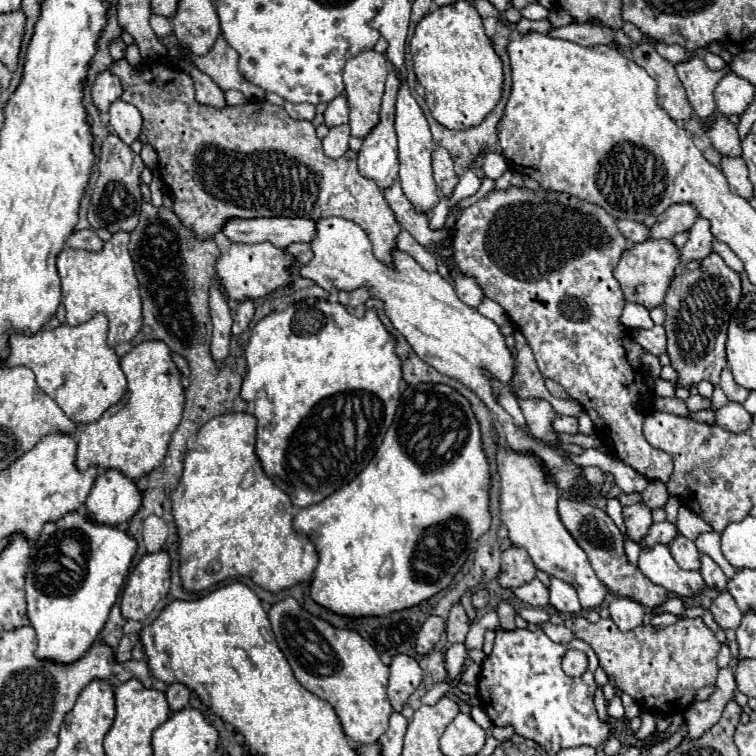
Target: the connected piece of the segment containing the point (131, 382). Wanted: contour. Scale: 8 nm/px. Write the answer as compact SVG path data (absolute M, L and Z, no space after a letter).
M144 341L120 359L128 379L126 405L118 413L106 413L98 421L84 425L78 437L76 469L88 467L116 469L124 477L138 481L156 469L168 449L170 437L182 419L184 387L182 375L170 359L170 351L162 341Z

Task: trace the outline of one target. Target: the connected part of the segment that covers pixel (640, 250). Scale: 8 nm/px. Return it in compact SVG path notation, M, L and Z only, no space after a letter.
M646 239L622 253L622 259L620 259L618 267L614 269L614 275L624 291L626 301L640 303L650 309L650 307L658 307L664 301L664 293L666 293L678 265L680 265L680 257L678 257L678 249L672 245L672 241Z

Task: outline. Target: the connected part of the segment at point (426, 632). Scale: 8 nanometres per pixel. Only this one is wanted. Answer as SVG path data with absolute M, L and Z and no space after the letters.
M430 615L426 619L426 623L422 625L420 633L418 633L418 639L416 639L416 653L418 655L426 655L434 649L436 641L440 641L440 635L444 631L444 619L436 617L436 615Z

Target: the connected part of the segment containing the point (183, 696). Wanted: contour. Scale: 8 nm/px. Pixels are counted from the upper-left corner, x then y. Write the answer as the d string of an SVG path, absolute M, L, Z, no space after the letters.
M172 683L166 687L166 701L168 701L172 713L184 709L188 705L188 699L190 699L190 689L186 689L184 685Z

